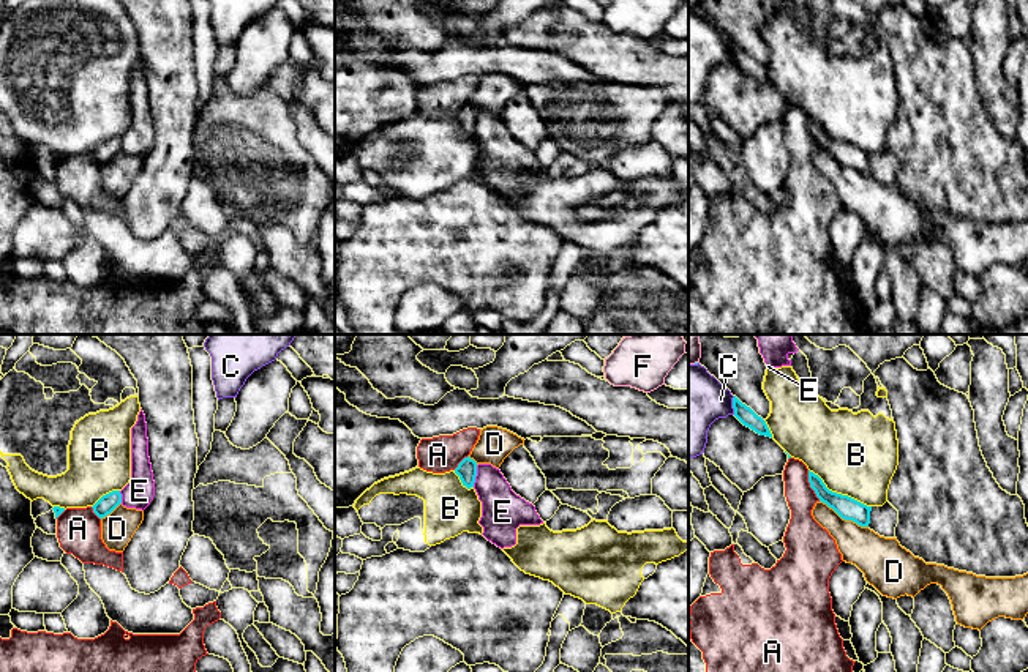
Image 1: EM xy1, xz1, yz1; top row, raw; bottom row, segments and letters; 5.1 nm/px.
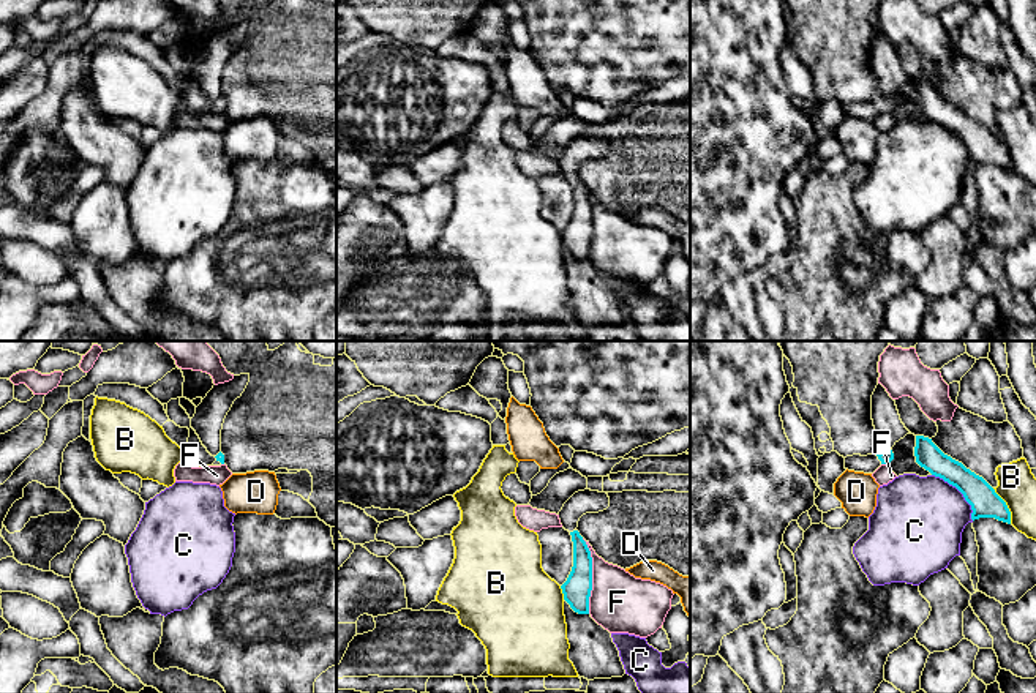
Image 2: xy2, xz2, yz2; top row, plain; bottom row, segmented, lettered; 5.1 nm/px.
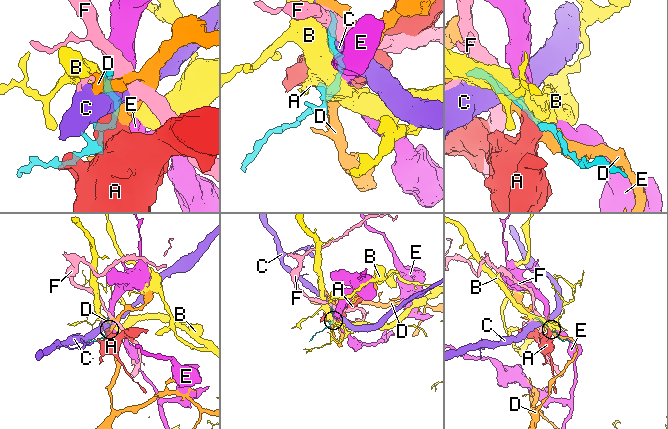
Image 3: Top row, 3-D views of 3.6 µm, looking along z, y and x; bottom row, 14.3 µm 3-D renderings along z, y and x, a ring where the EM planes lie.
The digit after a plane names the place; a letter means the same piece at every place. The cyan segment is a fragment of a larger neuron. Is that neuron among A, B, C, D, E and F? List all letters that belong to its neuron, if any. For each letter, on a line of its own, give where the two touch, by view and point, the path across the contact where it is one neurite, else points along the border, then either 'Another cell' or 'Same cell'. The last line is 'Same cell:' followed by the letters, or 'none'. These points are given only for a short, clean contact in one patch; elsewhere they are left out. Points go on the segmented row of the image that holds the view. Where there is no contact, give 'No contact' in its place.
A: Touches cyan at yz1 (810, 486). Another cell
B: Touches cyan at yz1 (839, 494). Another cell
C: Touches cyan at yz2 (960, 491). Another cell
D: Touches cyan at yz1 (844, 518). Another cell
E: Touches cyan at xz1 (476, 475). Another cell
F: Touches cyan at xz2 (591, 576). Boundary: xz2 (581, 539), (591, 558), (589, 613). Another cell
Same cell: none

